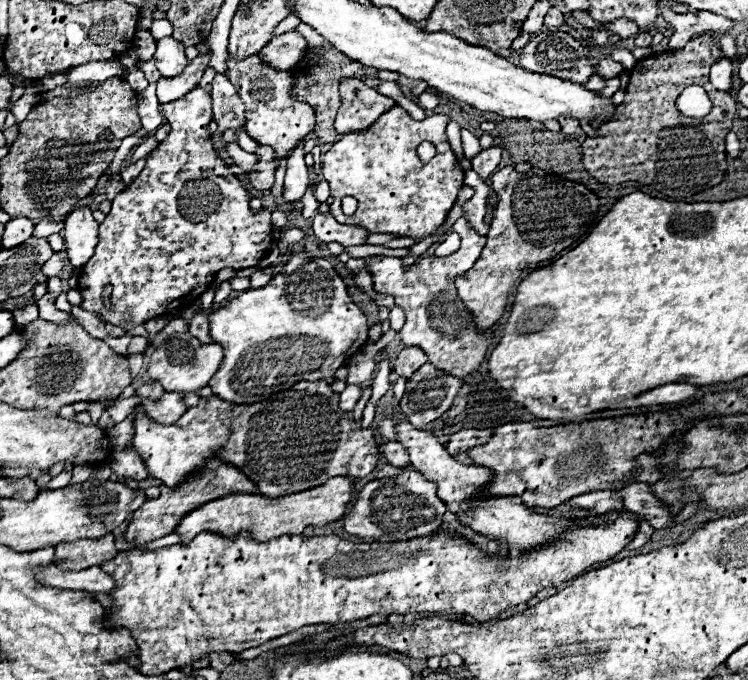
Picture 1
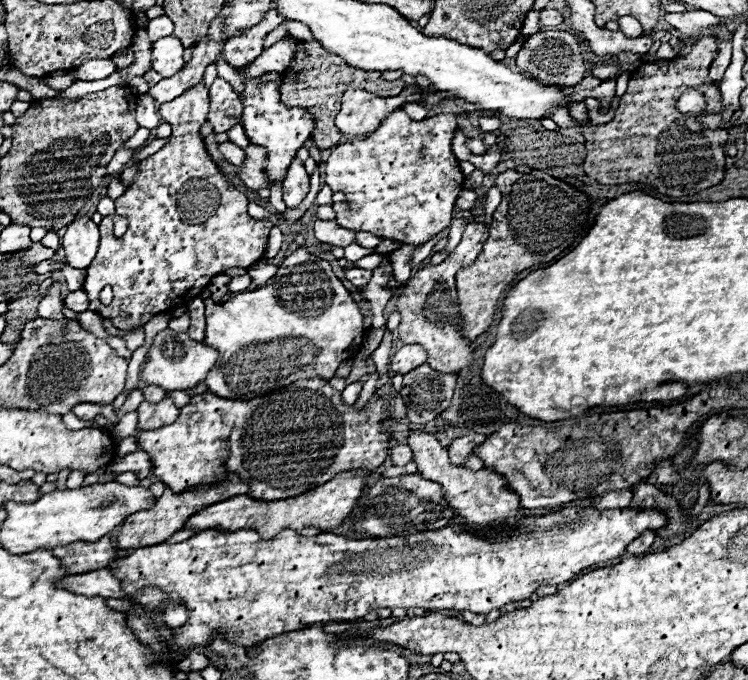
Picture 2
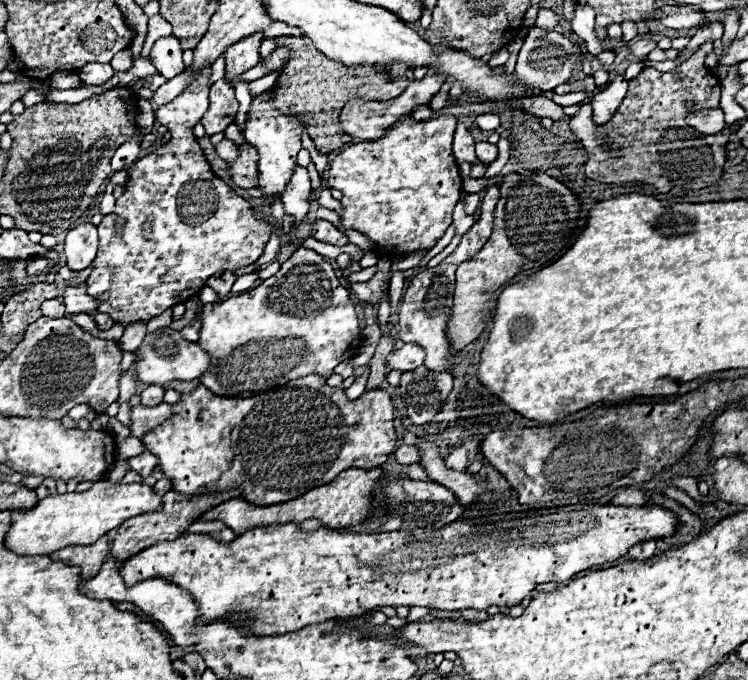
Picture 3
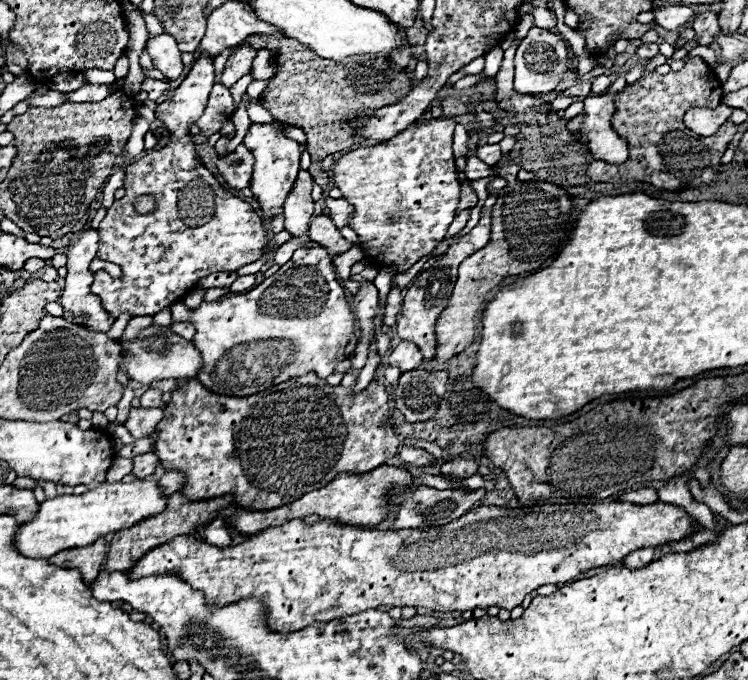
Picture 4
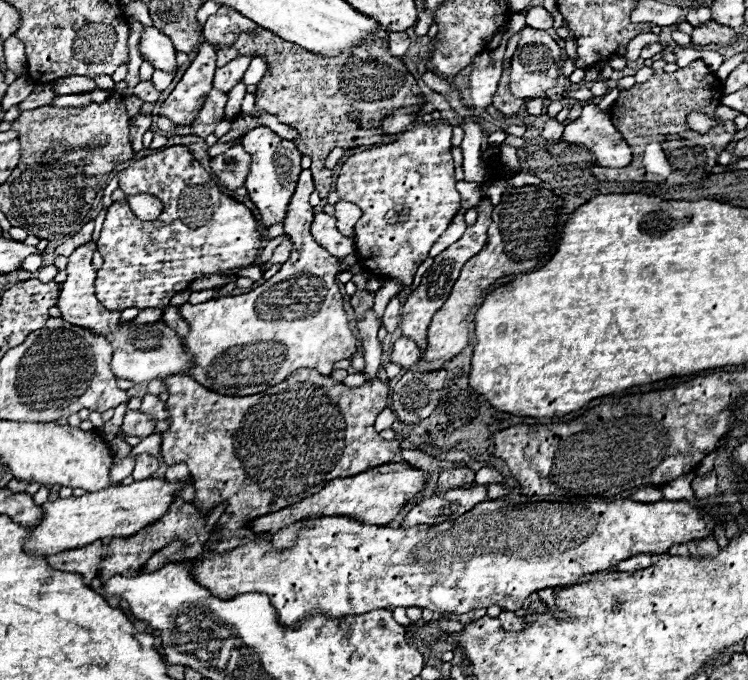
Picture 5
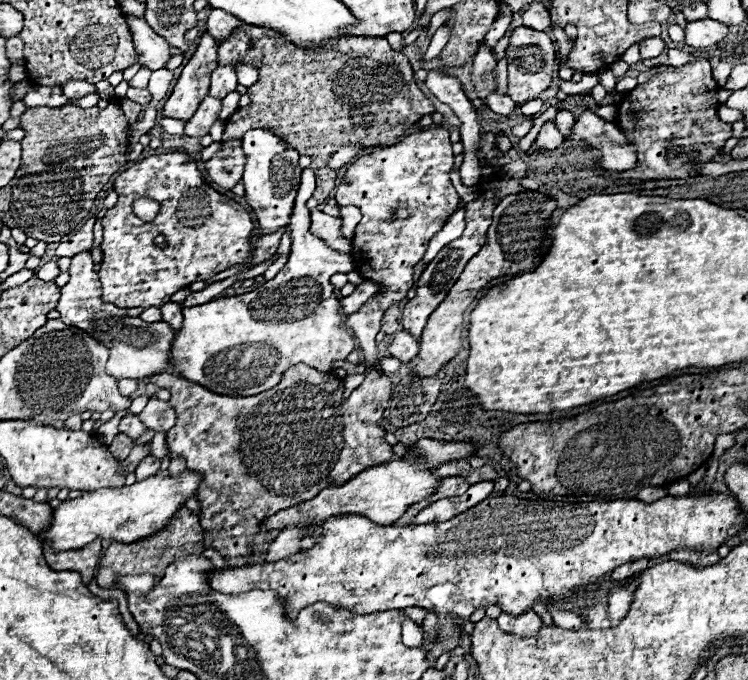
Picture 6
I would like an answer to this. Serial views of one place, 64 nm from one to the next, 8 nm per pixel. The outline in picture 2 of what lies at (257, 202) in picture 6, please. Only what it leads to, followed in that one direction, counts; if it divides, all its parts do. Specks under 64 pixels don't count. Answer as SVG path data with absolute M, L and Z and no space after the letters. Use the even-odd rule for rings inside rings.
M246 78L246 90L244 90L244 114L242 114L242 126L246 130L246 136L252 144L258 144L266 150L268 160L264 162L266 178L270 184L282 182L286 178L286 172L290 168L290 160L294 160L296 152L302 148L302 144L310 138L310 132L314 128L312 116L302 108L286 108L280 104L280 84L282 78L258 86L258 78Z

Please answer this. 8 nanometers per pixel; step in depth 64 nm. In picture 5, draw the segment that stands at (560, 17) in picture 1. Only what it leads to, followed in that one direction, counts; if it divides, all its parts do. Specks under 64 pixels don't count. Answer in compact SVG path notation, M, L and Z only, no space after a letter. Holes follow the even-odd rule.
M534 6L526 12L526 26L530 28L540 28L540 30L548 30L552 28L554 24L554 18L548 10L544 10L542 6Z

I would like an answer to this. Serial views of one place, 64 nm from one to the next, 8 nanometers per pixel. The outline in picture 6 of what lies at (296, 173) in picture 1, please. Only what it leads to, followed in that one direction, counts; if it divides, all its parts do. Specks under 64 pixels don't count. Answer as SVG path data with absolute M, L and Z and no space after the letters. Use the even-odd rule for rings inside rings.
M312 168L302 170L294 214L288 226L290 236L294 238L292 252L286 266L272 280L264 282L260 288L248 294L214 298L202 306L184 308L182 330L176 332L174 336L176 340L172 342L172 350L170 350L170 364L174 366L176 376L186 378L194 384L200 384L222 396L254 396L254 394L274 388L280 382L282 372L292 364L302 362L320 372L330 372L334 360L344 360L352 352L356 342L344 326L344 316L338 312L340 302L330 284L330 276L338 272L344 272L344 274L352 272L354 264L352 264L350 254L338 254L336 250L330 250L326 242L310 234L308 230L310 212L306 208L306 200L312 196L314 188L316 188L314 170Z

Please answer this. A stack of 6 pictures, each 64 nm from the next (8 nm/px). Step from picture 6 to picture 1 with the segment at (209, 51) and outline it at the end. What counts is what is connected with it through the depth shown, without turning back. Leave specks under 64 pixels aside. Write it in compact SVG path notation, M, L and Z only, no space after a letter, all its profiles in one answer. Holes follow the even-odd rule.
M198 86L190 90L190 94L162 106L162 114L172 126L172 130L166 136L166 140L160 142L158 150L154 150L146 158L146 166L140 172L140 176L112 200L112 210L100 224L100 242L96 246L96 254L82 268L78 284L78 290L84 296L82 308L100 314L104 322L120 326L126 332L160 314L188 308L190 302L194 302L212 284L216 272L220 272L222 268L256 266L272 248L270 212L250 212L248 192L242 188L240 180L234 174L230 174L228 166L216 156L210 144L210 94ZM106 284L114 286L110 310L106 310L106 306L102 304L102 290Z

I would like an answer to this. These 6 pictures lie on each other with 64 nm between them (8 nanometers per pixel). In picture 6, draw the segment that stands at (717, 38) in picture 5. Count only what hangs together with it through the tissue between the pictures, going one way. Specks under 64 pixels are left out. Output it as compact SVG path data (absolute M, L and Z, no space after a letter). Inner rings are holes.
M710 18L694 20L694 22L688 22L684 28L684 42L692 48L706 48L724 40L726 34L728 34L728 28L716 20L710 20Z

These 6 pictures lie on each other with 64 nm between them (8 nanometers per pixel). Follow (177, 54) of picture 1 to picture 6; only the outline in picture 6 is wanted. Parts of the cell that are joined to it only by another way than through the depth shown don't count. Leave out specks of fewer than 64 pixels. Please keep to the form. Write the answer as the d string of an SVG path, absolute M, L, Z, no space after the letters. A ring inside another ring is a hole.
M124 14L124 18L126 18L128 30L132 34L132 42L134 42L140 66L144 66L148 70L164 68L166 62L170 60L168 42L162 36L158 36L142 18L128 16L128 14Z

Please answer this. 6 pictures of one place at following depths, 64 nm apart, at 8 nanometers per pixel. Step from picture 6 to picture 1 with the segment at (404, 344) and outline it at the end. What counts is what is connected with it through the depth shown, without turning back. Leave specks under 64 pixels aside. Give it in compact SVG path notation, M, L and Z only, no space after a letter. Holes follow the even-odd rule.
M408 346L404 348L396 360L394 360L394 372L398 376L404 376L404 378L410 378L424 362L426 362L426 354L418 348L418 346Z

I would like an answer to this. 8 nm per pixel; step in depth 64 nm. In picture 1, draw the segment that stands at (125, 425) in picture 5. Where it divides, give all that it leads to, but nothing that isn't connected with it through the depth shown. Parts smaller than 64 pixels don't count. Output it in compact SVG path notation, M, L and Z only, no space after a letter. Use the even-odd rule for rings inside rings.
M164 394L160 400L144 400L140 404L144 414L158 424L174 424L188 406L184 406L180 394Z

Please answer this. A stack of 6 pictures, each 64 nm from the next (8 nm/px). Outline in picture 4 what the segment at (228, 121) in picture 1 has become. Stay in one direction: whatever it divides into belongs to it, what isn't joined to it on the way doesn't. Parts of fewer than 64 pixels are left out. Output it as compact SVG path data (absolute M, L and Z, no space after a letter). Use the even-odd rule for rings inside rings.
M214 84L212 92L210 92L210 100L206 104L206 110L198 118L196 126L200 128L200 132L204 136L216 134L222 128L222 124L232 118L232 112L234 112L234 106L232 106L230 90L220 84Z

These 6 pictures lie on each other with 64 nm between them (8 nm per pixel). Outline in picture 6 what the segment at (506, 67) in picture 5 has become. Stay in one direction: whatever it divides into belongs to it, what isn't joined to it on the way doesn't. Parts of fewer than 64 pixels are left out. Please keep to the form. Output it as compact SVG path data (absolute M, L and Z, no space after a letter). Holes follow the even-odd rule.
M498 92L486 96L486 106L496 114L510 114L516 108L516 104L506 94L498 94Z

